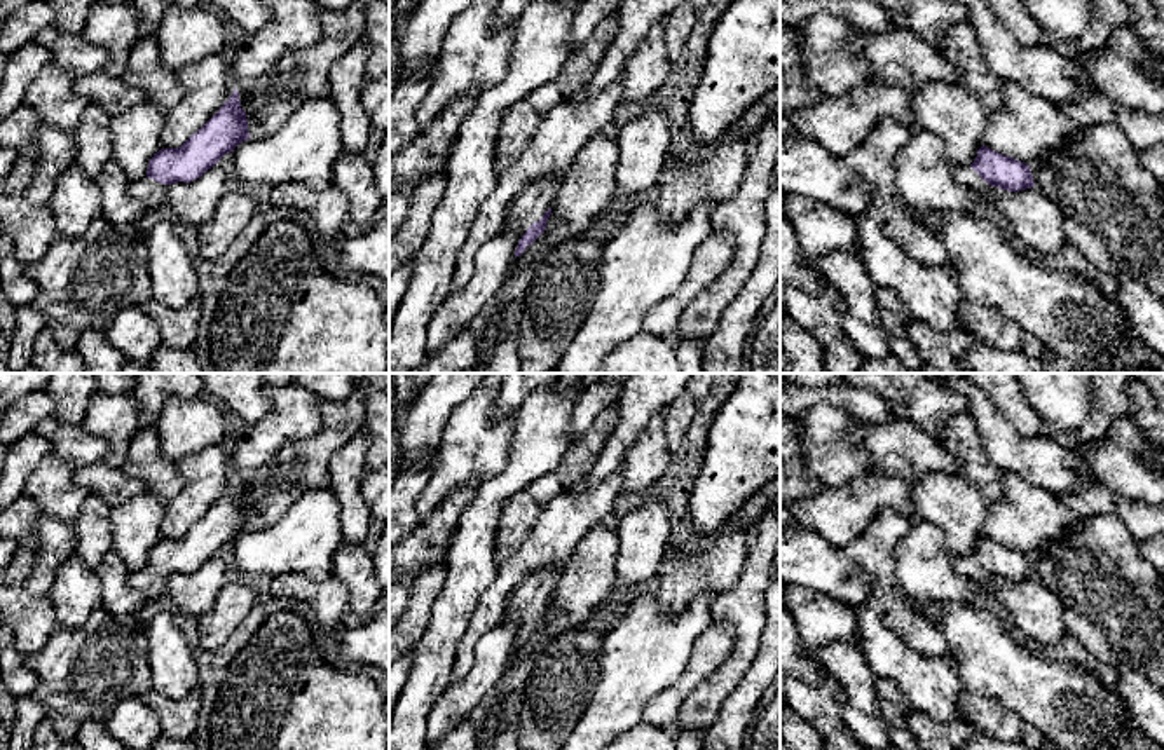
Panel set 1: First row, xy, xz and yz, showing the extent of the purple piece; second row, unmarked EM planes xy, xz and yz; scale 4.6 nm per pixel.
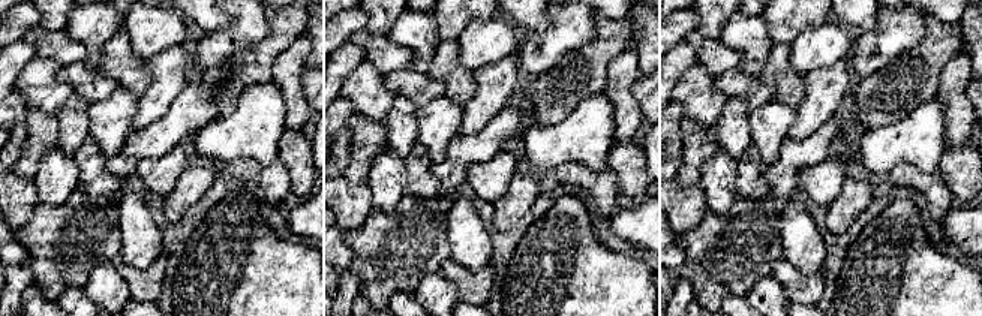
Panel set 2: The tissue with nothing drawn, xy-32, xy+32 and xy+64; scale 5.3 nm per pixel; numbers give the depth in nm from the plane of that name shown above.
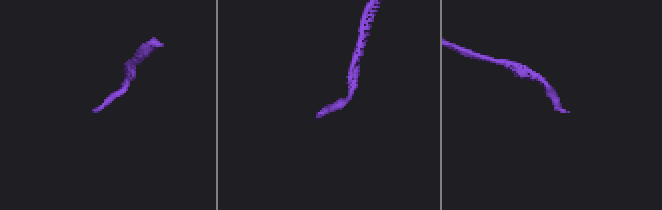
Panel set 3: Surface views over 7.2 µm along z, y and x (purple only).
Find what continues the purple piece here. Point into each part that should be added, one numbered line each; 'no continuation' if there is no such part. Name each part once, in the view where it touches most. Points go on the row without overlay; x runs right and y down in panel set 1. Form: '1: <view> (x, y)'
1: xz (529, 599)

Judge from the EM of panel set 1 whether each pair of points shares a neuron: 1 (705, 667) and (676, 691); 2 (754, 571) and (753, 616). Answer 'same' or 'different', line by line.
1: same
2: same

